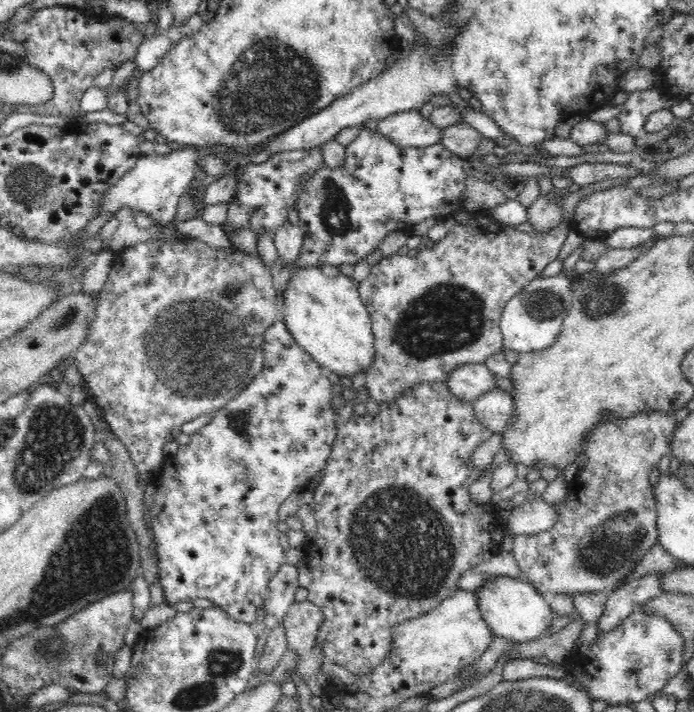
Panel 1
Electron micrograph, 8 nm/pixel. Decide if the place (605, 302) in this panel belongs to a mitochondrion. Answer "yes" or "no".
yes

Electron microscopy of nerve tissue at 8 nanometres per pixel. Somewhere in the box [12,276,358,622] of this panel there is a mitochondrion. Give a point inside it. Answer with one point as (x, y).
(195, 347)

